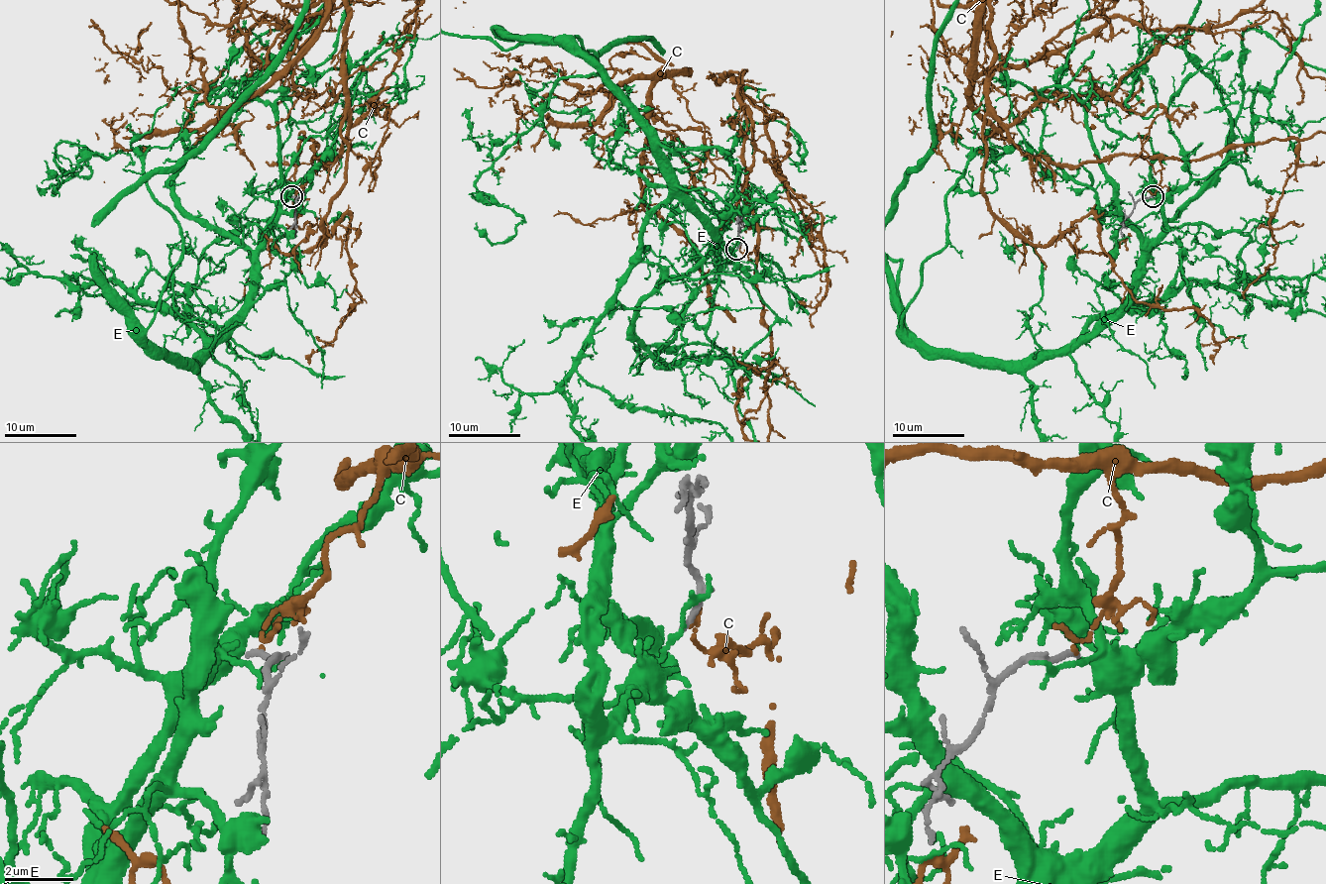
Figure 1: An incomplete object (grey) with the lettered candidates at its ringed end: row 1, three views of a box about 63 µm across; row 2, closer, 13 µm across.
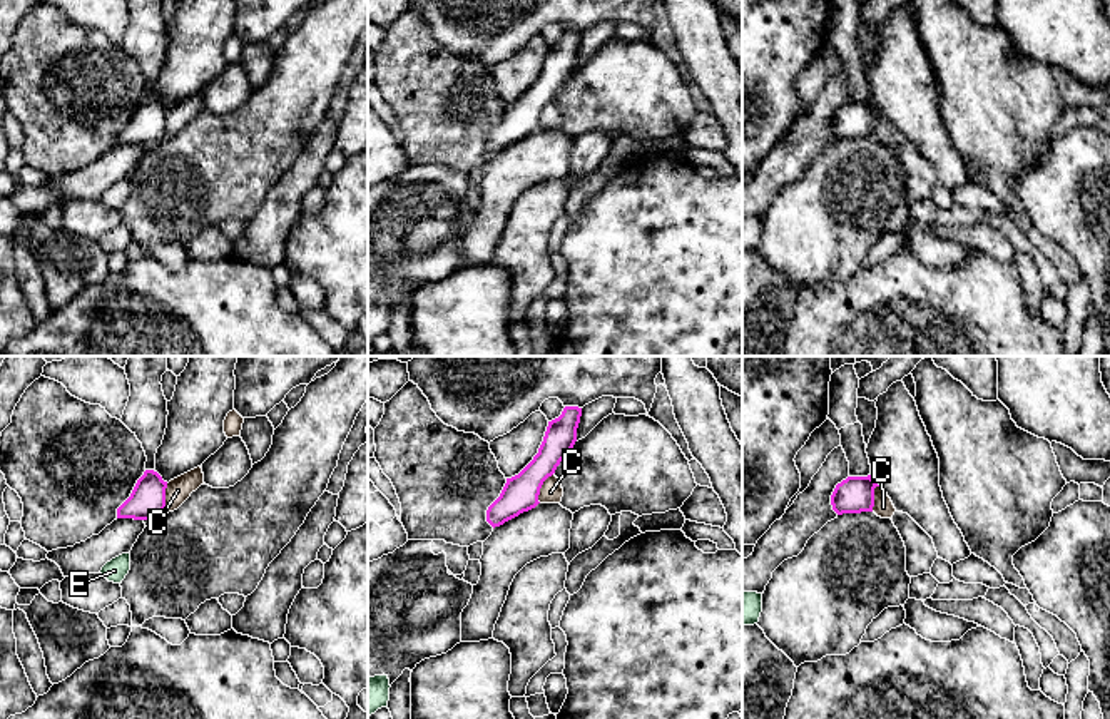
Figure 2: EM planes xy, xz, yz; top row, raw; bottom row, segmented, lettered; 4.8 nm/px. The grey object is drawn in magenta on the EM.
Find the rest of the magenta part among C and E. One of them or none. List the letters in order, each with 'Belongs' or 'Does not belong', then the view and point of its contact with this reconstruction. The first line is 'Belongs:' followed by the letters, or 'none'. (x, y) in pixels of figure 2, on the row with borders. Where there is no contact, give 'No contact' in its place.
Belongs: none
C: Does not belong. Touches magenta at xy (164, 499)
E: Does not belong. No contact

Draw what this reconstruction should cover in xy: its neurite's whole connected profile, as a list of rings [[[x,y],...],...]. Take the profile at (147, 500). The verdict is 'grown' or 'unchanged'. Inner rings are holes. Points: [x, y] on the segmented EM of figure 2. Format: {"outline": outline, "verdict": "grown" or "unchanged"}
{"outline": [[[145,470],[130,497],[117,508],[117,518],[155,520],[165,508],[167,482],[154,470]]], "verdict": "unchanged"}

